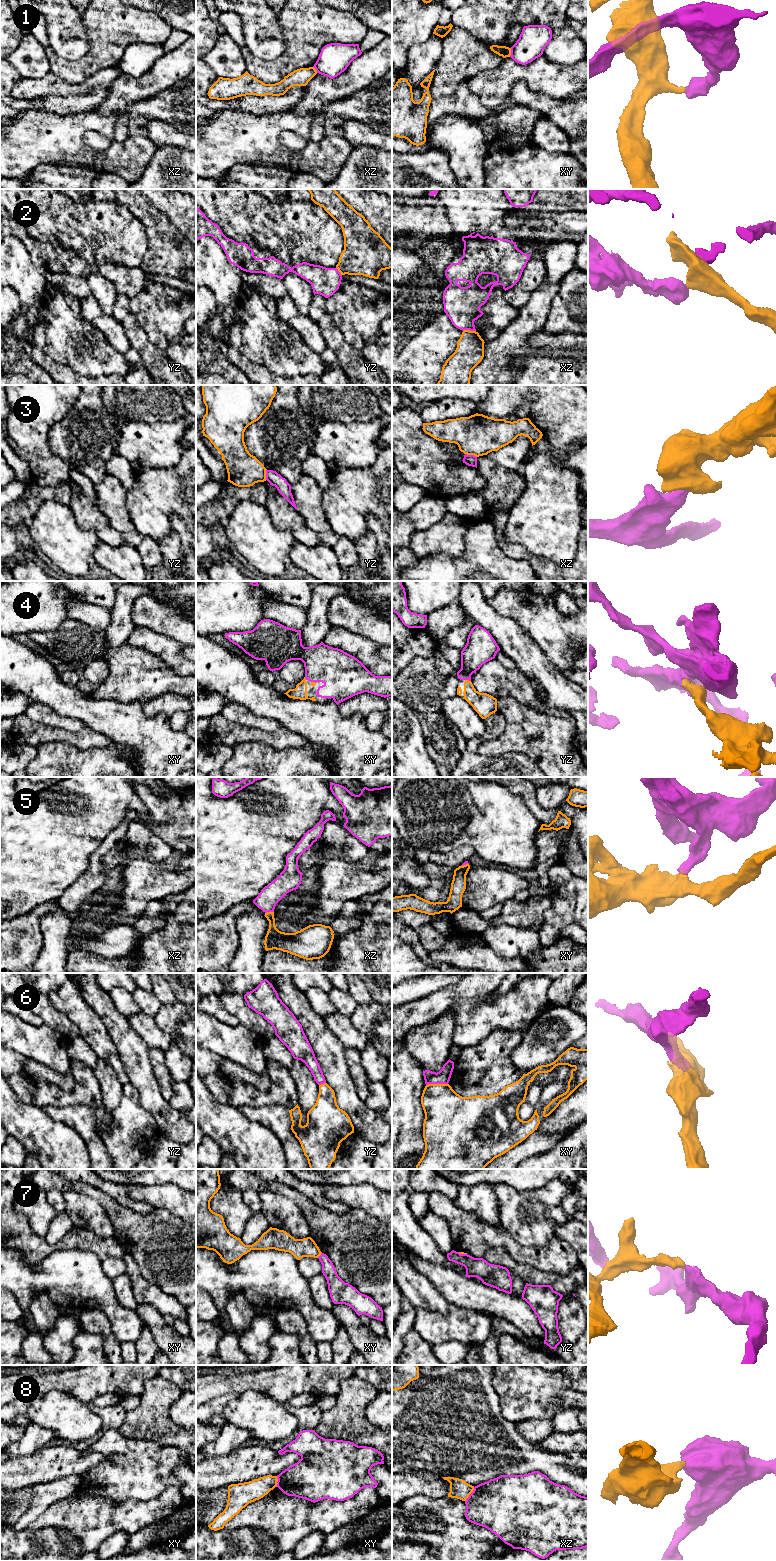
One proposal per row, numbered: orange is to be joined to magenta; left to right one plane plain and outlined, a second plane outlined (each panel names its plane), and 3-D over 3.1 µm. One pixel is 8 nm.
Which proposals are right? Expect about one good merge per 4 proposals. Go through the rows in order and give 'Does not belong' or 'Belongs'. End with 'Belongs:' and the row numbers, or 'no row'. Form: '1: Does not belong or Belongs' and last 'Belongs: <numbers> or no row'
1: Does not belong
2: Does not belong
3: Does not belong
4: Belongs
5: Does not belong
6: Does not belong
7: Does not belong
8: Does not belong
Belongs: 4

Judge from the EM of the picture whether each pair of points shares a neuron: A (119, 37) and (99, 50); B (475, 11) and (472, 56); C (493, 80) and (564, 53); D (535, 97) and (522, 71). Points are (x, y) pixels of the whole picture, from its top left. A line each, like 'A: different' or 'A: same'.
A: same
B: different
C: different
D: different

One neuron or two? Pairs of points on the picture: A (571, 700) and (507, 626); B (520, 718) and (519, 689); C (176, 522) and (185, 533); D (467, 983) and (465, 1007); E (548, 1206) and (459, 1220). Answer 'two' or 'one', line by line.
A: one
B: two
C: one
D: two
E: two

